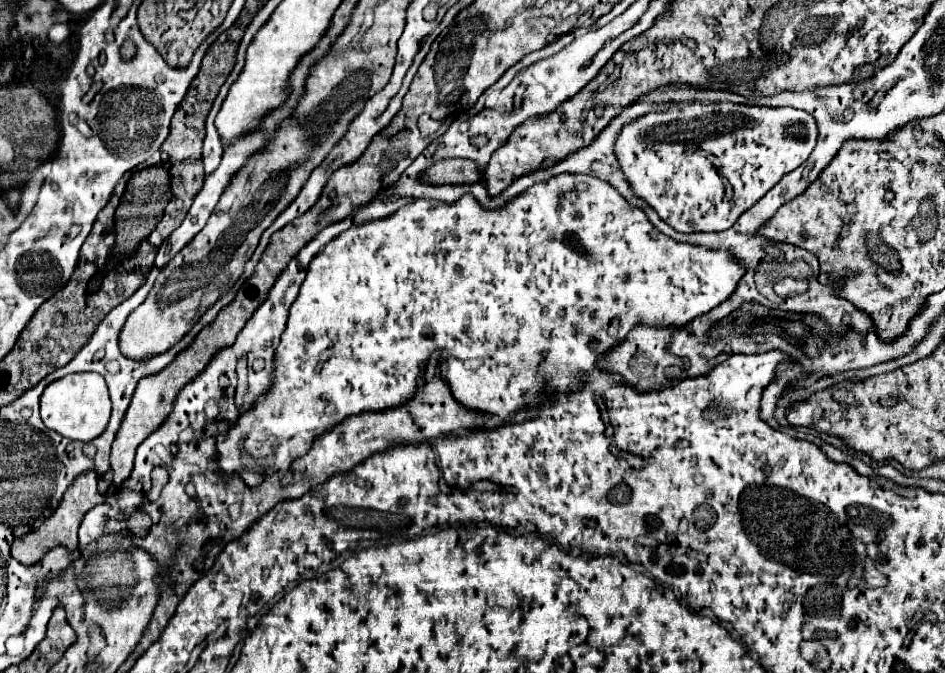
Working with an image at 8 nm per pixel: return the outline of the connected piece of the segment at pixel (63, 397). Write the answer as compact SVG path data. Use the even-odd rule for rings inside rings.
M71 373L53 381L41 397L41 417L49 429L63 437L93 441L105 431L111 417L111 399L105 379L99 373Z

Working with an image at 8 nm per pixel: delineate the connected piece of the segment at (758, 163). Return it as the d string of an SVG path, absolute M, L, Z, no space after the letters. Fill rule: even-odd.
M689 103L689 105L669 105L663 111L653 111L647 113L645 117L629 123L623 127L619 139L617 139L617 157L619 157L619 167L621 171L627 175L627 181L631 183L633 191L645 199L661 217L665 223L669 223L673 229L681 231L681 233L693 233L693 231L725 231L729 229L747 209L751 209L773 185L779 183L779 179L787 173L791 173L793 169L797 169L801 163L805 163L815 147L817 141L817 125L815 119L807 113L807 111L799 111L799 109L791 109L791 107L749 107L749 105L733 105L733 103L713 103L713 105L703 105L703 103ZM721 175L729 181L731 191L733 191L733 201L729 203L725 197L725 189L721 183Z

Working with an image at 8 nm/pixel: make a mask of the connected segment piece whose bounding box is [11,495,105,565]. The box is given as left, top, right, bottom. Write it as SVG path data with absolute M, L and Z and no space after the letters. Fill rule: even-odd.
M75 495L75 503L61 503L61 505L57 507L57 511L39 527L39 531L27 533L27 535L23 535L21 539L17 539L17 541L13 543L11 555L13 555L19 563L23 563L23 565L35 565L35 563L39 563L39 561L45 557L45 553L47 553L49 549L53 549L53 547L59 547L59 545L61 545L61 547L65 547L67 551L75 551L75 547L77 547L77 543L79 543L79 539L77 539L77 529L79 529L81 521L83 521L85 513L87 513L89 509L93 509L95 505L103 503L103 501L105 501L103 495L95 495L95 499L91 499L91 495L83 495L83 499L79 499L79 495Z

